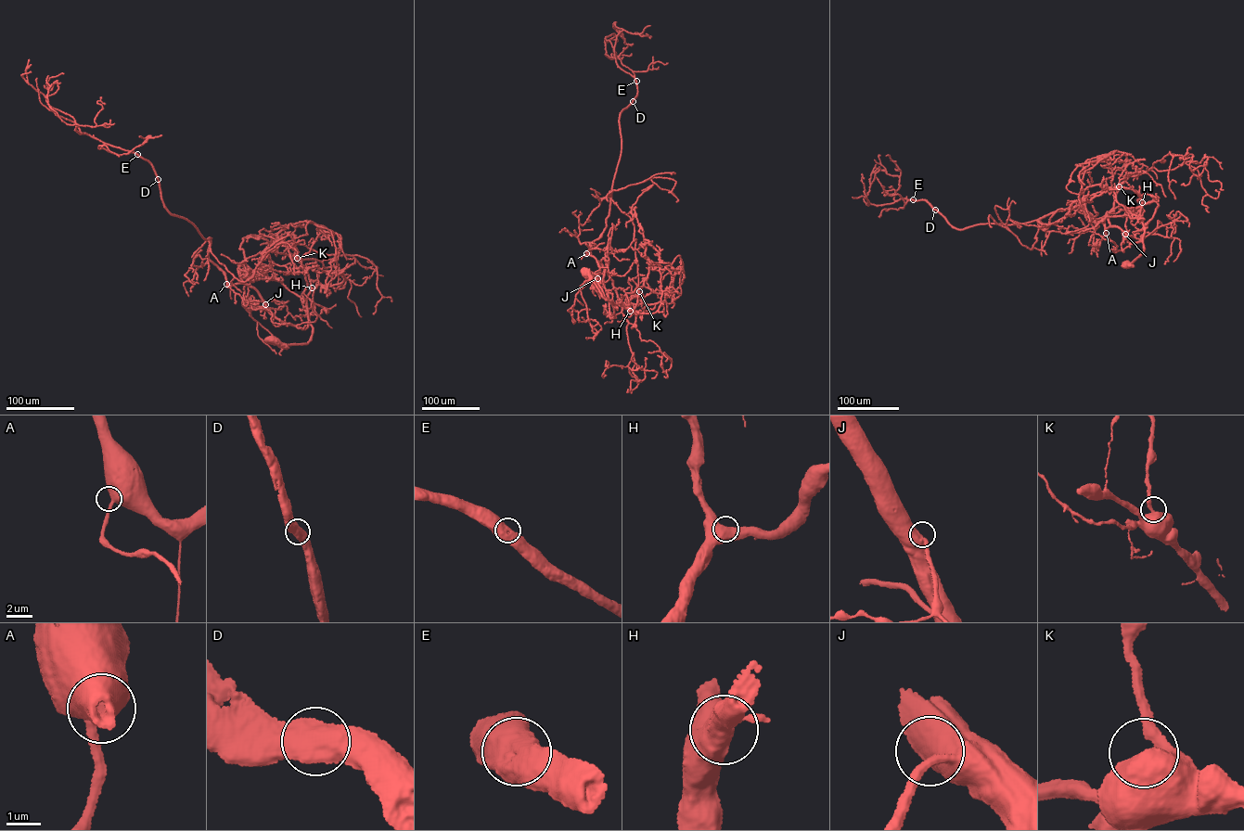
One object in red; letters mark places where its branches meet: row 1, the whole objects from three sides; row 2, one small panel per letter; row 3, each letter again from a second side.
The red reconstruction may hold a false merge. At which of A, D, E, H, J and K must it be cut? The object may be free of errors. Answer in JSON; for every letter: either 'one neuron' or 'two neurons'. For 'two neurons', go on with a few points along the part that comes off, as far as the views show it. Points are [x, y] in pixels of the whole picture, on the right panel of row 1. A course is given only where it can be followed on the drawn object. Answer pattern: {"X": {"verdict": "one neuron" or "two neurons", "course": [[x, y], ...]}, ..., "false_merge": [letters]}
{"A": {"verdict": "one neuron"}, "D": {"verdict": "one neuron"}, "E": {"verdict": "one neuron"}, "H": {"verdict": "one neuron"}, "J": {"verdict": "one neuron"}, "K": {"verdict": "one neuron"}, "false_merge": []}

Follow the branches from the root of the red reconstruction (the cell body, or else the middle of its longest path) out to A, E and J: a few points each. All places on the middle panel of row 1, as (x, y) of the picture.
A: (586, 274), (601, 296), (612, 302), (605, 298), (596, 281), (600, 272), (596, 260), (586, 253)
E: (586, 274), (612, 302), (588, 254), (606, 227), (619, 117), (637, 95), (636, 81)
J: (586, 274), (601, 296), (612, 302), (605, 297), (596, 281), (597, 278)

